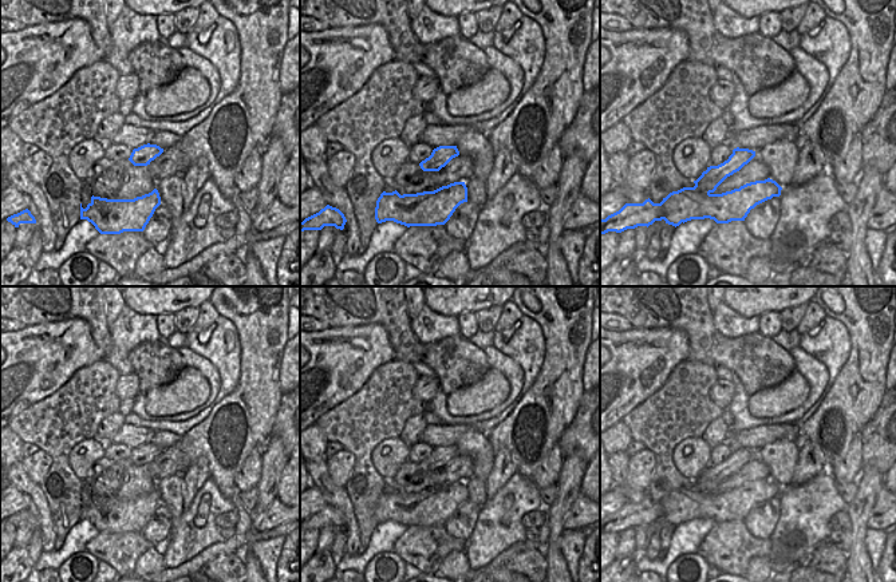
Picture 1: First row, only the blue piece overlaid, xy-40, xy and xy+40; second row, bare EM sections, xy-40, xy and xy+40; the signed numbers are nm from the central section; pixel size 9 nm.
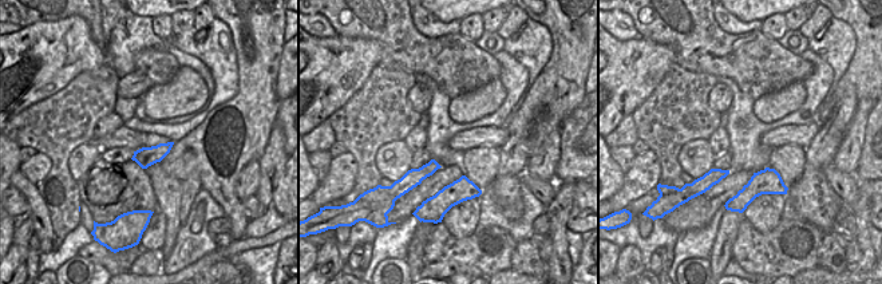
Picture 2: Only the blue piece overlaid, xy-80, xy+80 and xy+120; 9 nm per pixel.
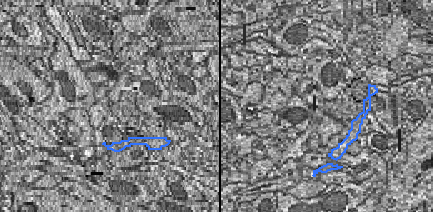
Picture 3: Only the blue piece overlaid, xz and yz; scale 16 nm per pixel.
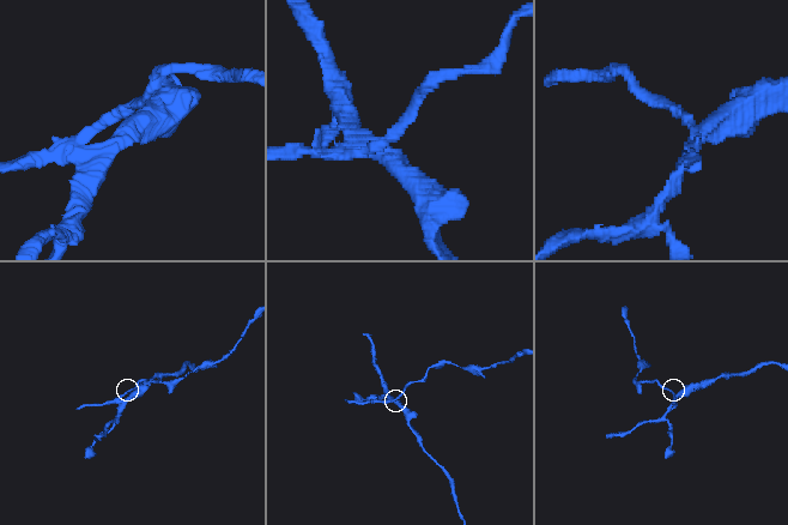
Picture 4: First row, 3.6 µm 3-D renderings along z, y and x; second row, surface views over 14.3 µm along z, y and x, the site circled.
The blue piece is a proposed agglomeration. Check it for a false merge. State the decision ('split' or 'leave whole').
split

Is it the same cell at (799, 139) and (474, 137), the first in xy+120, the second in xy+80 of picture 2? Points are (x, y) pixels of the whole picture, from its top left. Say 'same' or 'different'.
same

